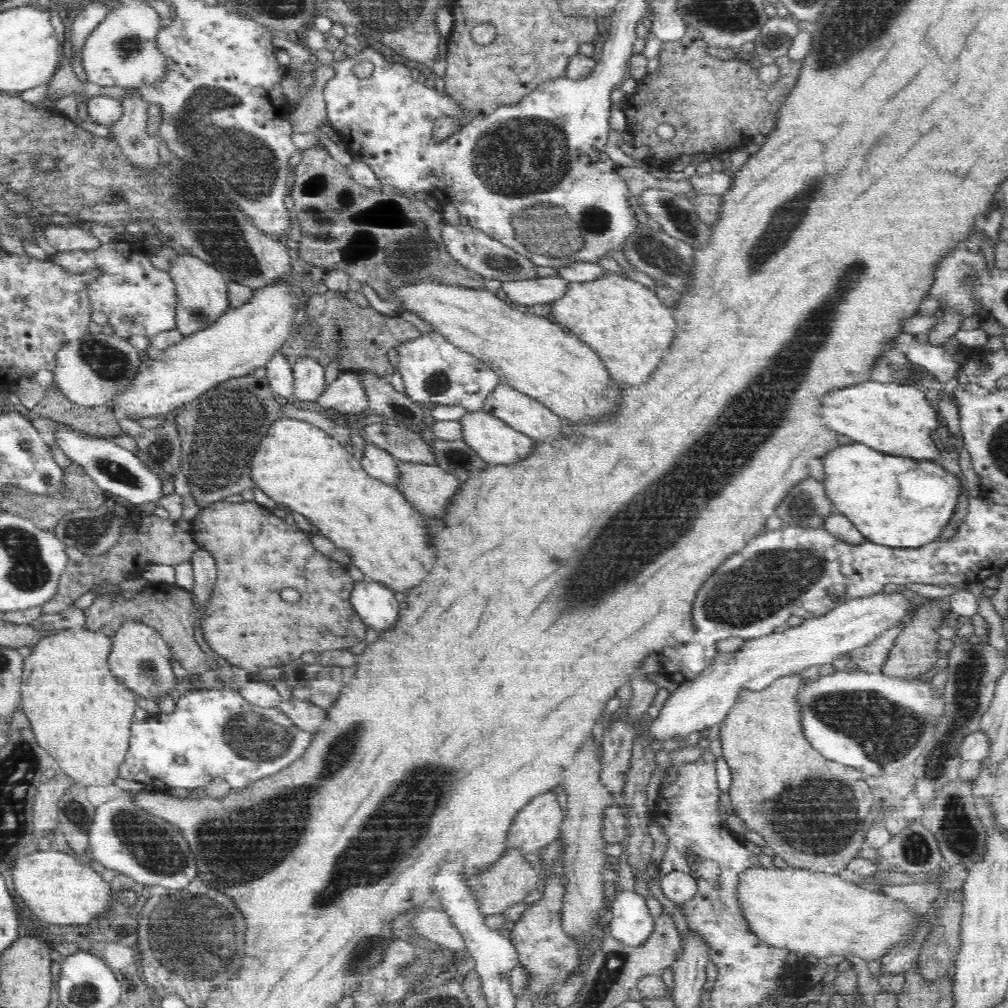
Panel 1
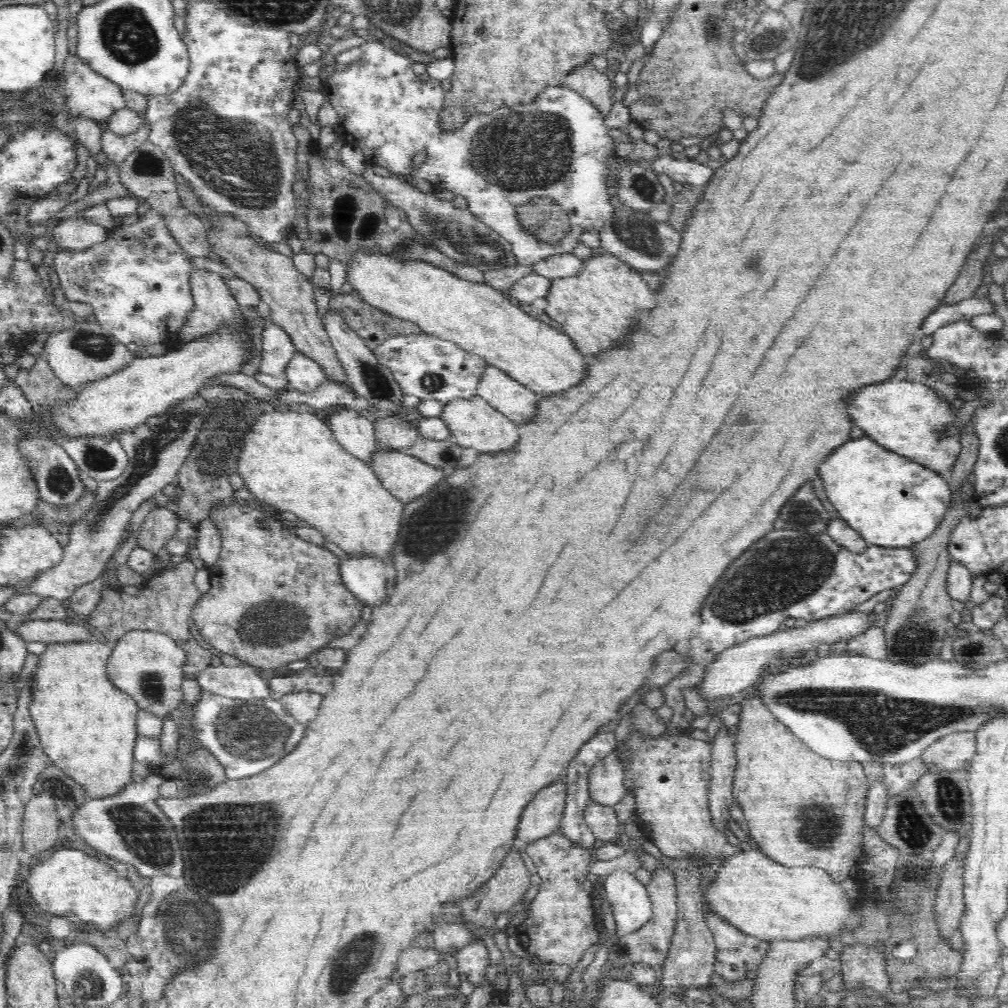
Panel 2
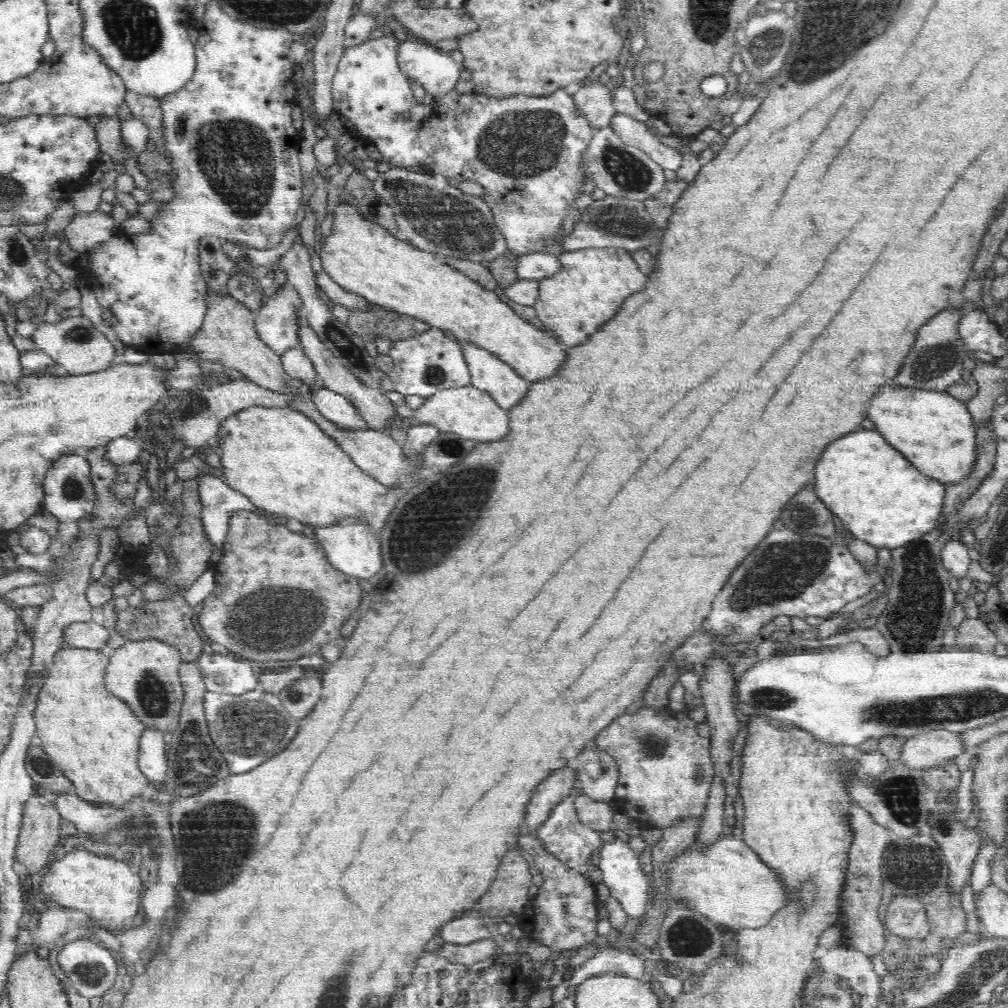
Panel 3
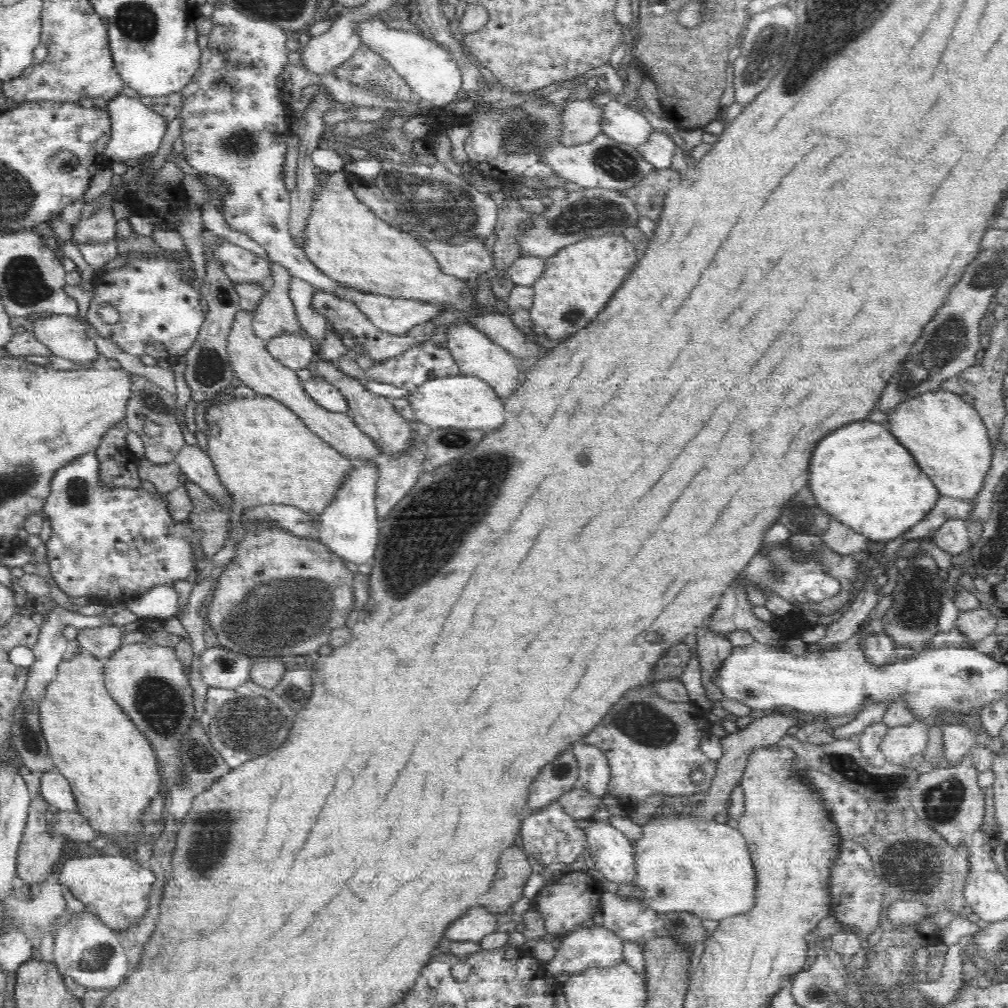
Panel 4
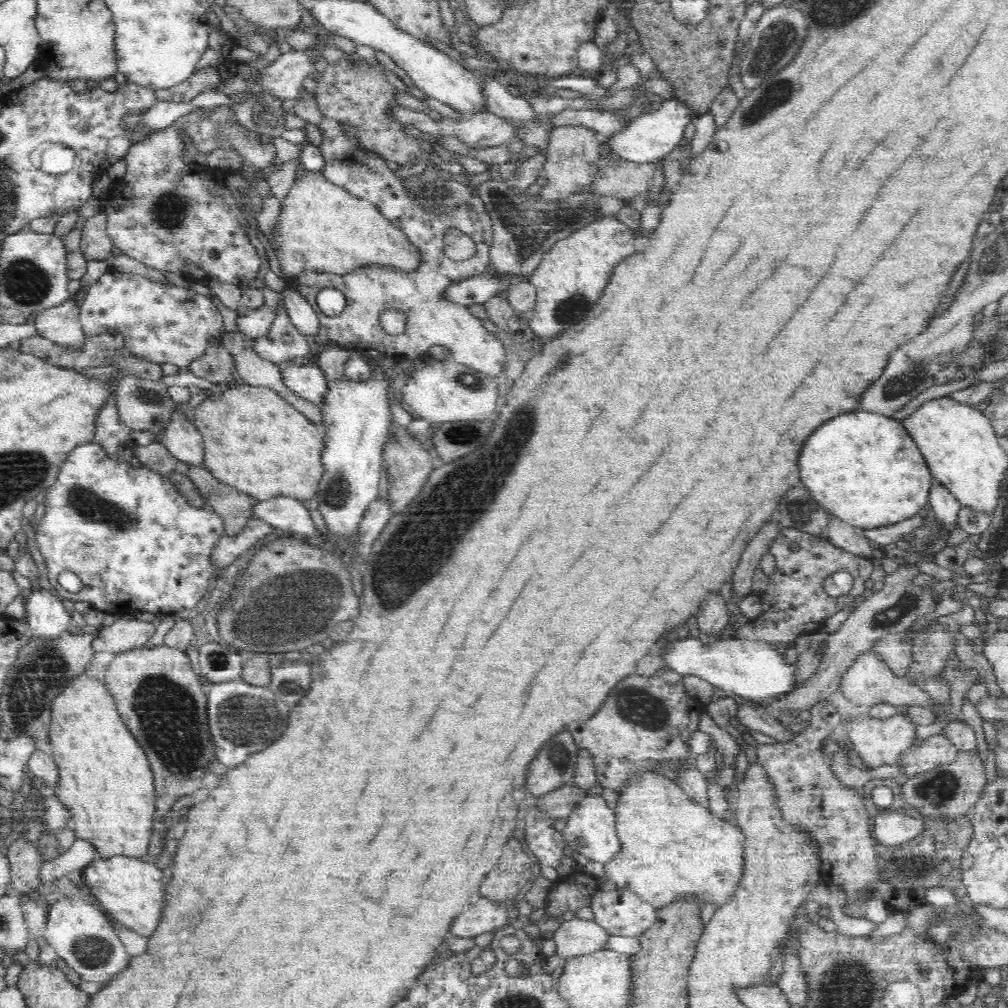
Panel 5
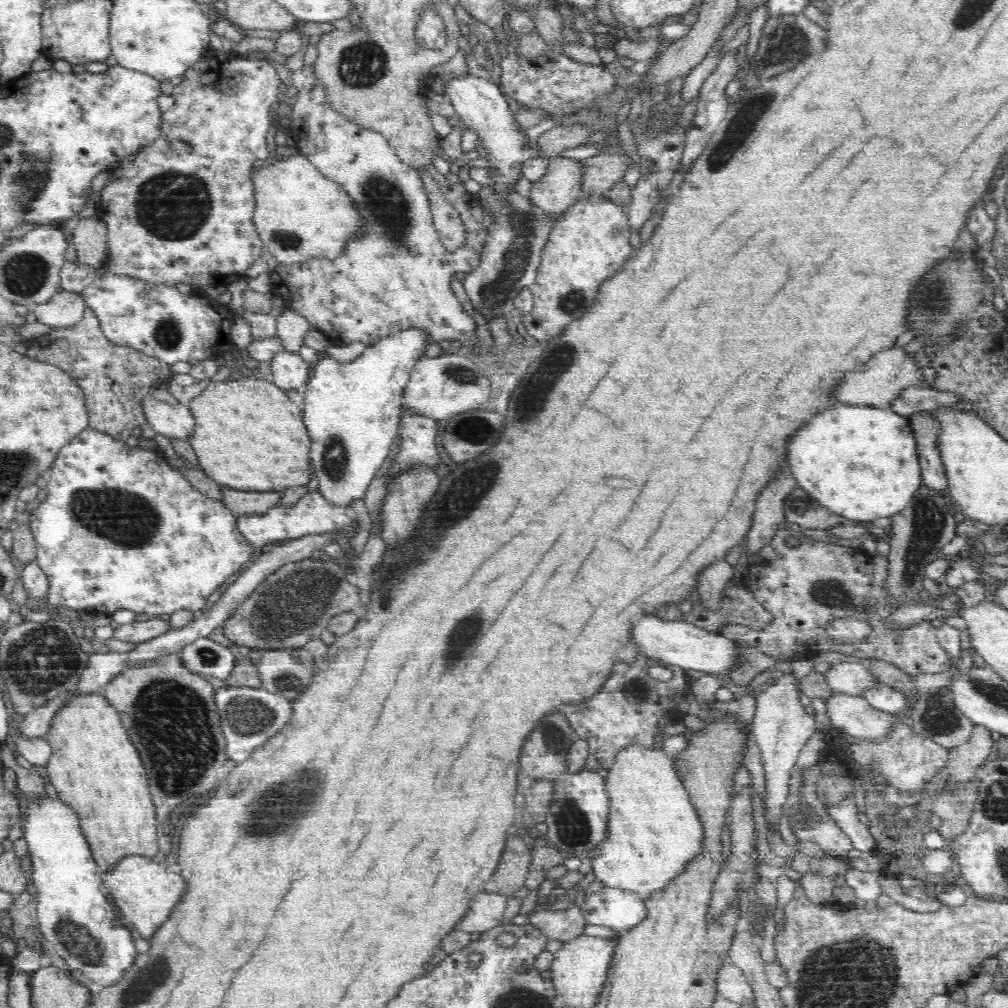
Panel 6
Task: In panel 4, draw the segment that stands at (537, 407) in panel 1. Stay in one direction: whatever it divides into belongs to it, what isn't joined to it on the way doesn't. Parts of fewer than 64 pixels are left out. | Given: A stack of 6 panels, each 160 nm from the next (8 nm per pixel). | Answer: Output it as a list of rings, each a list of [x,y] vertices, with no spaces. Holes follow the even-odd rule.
[[[458,323],[450,325],[447,330],[447,347],[453,355],[454,361],[458,364],[462,375],[474,376],[485,381],[494,389],[498,397],[511,397],[514,392],[521,388],[523,374],[518,370],[512,357],[500,344],[490,340],[476,325]]]

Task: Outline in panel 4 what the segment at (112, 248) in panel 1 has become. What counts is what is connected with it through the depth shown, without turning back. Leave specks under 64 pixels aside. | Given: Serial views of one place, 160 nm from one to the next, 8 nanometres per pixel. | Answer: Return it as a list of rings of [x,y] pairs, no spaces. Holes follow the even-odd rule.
[[[216,4],[212,14],[212,29],[208,34],[208,46],[201,52],[199,69],[193,79],[181,90],[183,100],[177,114],[180,118],[179,140],[182,143],[181,158],[201,174],[217,176],[226,182],[228,194],[222,196],[219,212],[232,230],[238,230],[258,242],[275,263],[281,264],[289,273],[300,280],[309,282],[315,289],[324,292],[336,292],[342,300],[353,301],[361,309],[362,314],[369,317],[370,322],[381,331],[404,335],[416,324],[426,322],[445,310],[439,304],[426,304],[419,300],[406,298],[388,298],[347,287],[326,276],[318,267],[306,258],[306,253],[296,245],[289,231],[290,190],[284,183],[284,164],[286,158],[286,142],[293,135],[290,129],[290,104],[282,101],[278,87],[278,76],[284,72],[288,64],[288,37],[282,29],[262,20],[251,20],[244,13],[238,12],[226,4]],[[146,252],[122,267],[108,270],[100,278],[101,286],[94,289],[85,320],[87,326],[118,344],[127,354],[138,357],[146,354],[175,364],[179,356],[187,355],[205,319],[200,292],[191,283],[196,276],[192,278],[188,274],[192,272],[192,266],[192,261],[180,255],[176,260],[170,260]],[[106,304],[118,310],[117,323],[104,323],[98,315],[98,309]]]

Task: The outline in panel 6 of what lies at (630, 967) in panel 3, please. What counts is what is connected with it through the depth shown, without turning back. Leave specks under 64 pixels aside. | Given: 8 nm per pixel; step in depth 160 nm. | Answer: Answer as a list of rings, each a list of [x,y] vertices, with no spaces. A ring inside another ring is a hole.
[[[578,906],[557,912],[539,908],[538,911],[531,910],[527,915],[530,924],[544,931],[545,935],[552,940],[566,942],[585,934],[584,926],[586,926],[587,920],[584,919]]]

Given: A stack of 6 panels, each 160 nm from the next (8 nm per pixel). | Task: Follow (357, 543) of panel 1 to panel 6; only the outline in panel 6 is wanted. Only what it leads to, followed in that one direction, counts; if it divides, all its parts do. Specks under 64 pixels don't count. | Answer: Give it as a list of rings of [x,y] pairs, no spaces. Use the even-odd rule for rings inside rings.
[[[251,373],[242,380],[209,382],[209,386],[190,401],[189,410],[195,421],[190,444],[198,457],[198,468],[214,481],[224,487],[262,493],[280,493],[291,486],[307,486],[310,482],[311,442],[303,424],[302,410],[274,383]]]

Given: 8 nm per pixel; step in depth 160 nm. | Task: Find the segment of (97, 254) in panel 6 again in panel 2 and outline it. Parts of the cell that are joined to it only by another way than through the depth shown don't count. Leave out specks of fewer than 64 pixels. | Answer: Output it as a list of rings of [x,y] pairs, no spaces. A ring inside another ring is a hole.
[[[76,215],[53,225],[53,242],[62,250],[81,251],[106,240],[110,230]]]

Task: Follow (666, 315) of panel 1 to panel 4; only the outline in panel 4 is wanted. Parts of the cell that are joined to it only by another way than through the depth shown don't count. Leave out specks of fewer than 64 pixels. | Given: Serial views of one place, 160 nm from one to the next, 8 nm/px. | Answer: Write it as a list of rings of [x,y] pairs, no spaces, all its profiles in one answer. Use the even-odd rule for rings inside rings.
[[[614,232],[607,233],[606,236],[580,240],[545,259],[542,274],[531,286],[534,289],[534,300],[528,310],[535,328],[547,334],[553,342],[561,341],[560,338],[572,336],[574,332],[586,328],[586,324],[590,324],[590,320],[598,312],[602,312],[602,308],[606,308],[606,300],[610,300],[610,296],[614,296],[614,292],[618,290],[618,284],[622,284],[622,280],[626,280],[626,276],[630,274],[630,268],[634,268],[636,260],[638,258],[634,245],[624,236],[618,236]]]

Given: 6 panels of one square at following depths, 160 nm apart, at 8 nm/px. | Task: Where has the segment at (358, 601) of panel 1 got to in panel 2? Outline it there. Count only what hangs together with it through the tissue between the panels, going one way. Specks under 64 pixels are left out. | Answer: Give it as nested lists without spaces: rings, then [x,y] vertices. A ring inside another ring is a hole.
[[[369,553],[350,555],[350,560],[339,565],[339,571],[349,592],[363,604],[378,608],[386,600],[388,562]]]

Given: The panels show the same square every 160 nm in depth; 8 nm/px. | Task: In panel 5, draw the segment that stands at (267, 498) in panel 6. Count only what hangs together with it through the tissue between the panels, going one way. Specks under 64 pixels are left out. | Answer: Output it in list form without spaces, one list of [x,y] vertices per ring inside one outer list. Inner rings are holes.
[[[201,465],[189,466],[187,476],[204,499],[204,508],[213,510],[224,520],[226,536],[234,536],[246,526],[253,507],[258,504],[254,497],[220,482]]]

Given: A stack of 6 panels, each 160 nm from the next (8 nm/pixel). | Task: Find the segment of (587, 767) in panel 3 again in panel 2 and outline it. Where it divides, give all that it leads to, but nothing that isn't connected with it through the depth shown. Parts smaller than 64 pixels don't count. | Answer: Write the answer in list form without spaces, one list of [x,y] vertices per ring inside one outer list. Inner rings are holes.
[[[612,751],[608,756],[599,758],[589,772],[589,793],[592,800],[606,806],[616,806],[626,796],[625,778],[618,753]]]

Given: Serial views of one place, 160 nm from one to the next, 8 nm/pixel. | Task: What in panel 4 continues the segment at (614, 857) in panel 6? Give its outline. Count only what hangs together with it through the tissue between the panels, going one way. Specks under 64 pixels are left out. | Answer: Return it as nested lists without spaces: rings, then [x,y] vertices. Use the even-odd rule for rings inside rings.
[[[670,808],[670,812],[654,812],[649,820],[642,820],[642,832],[638,832],[638,840],[634,840],[634,863],[635,874],[634,883],[630,886],[642,888],[642,898],[646,899],[646,906],[658,913],[666,912],[690,912],[698,915],[704,920],[722,920],[730,916],[737,916],[742,913],[750,913],[755,908],[754,888],[757,883],[755,879],[755,869],[751,860],[747,843],[739,829],[735,829],[726,823],[718,823],[715,820],[698,820],[697,816],[692,816],[691,812],[682,811],[682,808]]]

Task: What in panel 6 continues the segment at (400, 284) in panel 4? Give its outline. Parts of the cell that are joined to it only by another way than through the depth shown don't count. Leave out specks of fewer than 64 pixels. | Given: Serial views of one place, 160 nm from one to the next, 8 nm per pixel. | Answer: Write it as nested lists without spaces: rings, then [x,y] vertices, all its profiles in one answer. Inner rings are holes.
[[[302,155],[286,158],[282,162],[270,164],[254,174],[256,186],[256,210],[252,220],[262,239],[264,249],[270,252],[277,264],[302,264],[304,260],[325,257],[334,260],[346,248],[346,242],[358,233],[362,215],[354,210],[354,203],[346,189],[337,182],[326,178]]]

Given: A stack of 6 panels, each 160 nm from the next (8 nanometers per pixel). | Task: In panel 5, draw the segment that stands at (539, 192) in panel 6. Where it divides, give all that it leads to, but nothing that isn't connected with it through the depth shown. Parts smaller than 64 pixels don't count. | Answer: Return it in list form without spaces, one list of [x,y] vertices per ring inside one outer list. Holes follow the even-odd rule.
[[[562,125],[553,128],[549,133],[547,160],[543,171],[547,176],[547,185],[541,187],[538,198],[565,199],[580,189],[590,187],[603,154],[601,137],[596,131],[586,128],[586,125]]]

